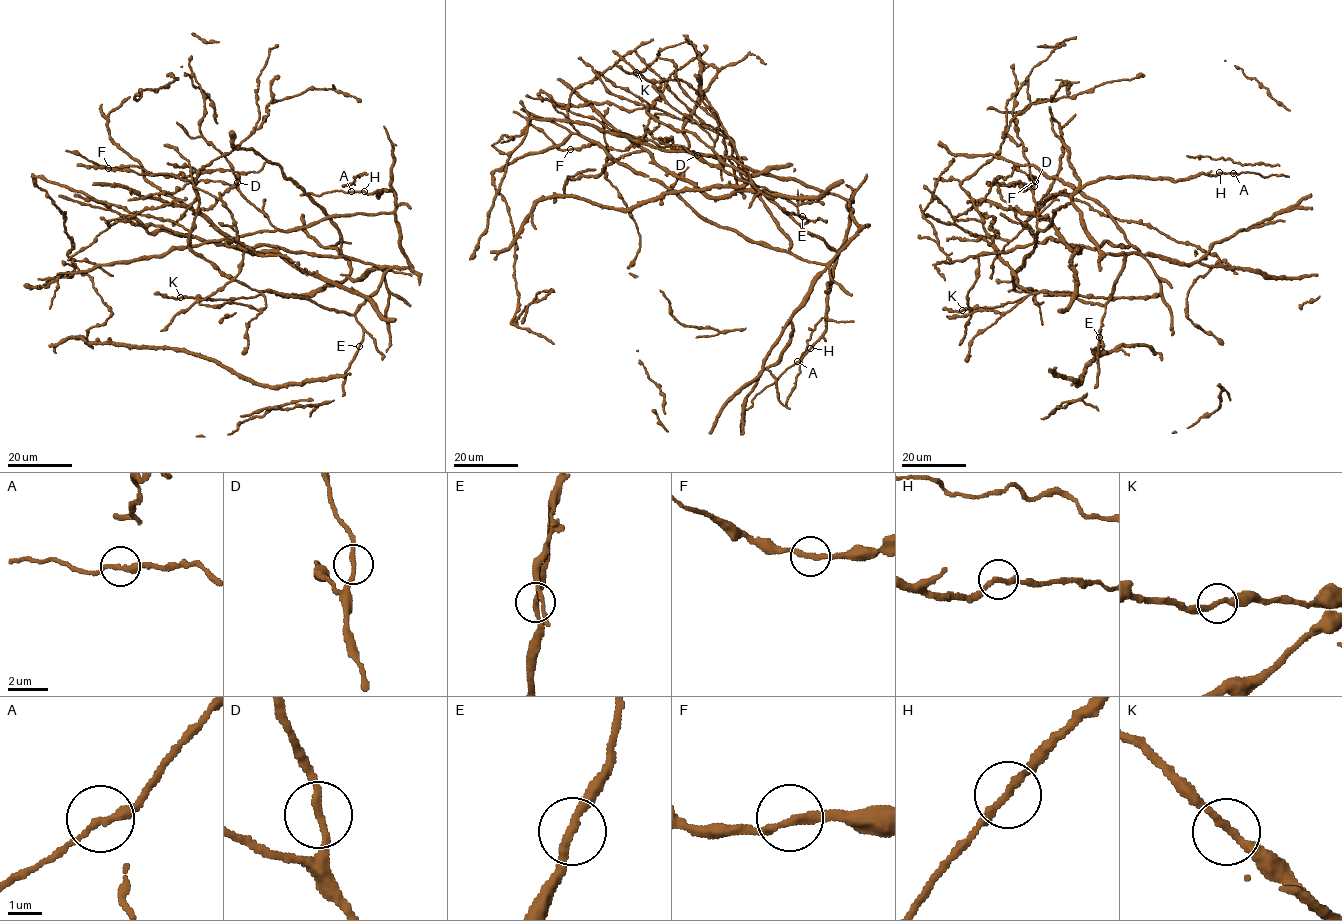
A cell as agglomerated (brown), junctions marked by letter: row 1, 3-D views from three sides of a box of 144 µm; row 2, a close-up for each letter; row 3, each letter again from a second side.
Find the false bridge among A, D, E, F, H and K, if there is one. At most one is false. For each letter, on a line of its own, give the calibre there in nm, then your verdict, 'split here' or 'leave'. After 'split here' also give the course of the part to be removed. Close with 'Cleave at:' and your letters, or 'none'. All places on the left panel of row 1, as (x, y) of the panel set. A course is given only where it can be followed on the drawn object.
A: 240 nm thick; leave
D: 200 nm thick; leave
E: 240 nm thick; leave
F: 240 nm thick; leave
H: 240 nm thick; leave
K: 240 nm thick; leave
Cleave at: none

